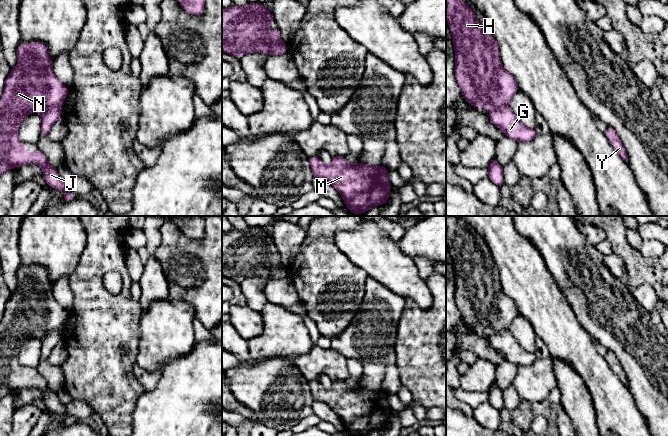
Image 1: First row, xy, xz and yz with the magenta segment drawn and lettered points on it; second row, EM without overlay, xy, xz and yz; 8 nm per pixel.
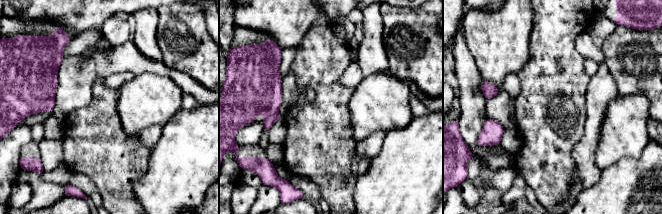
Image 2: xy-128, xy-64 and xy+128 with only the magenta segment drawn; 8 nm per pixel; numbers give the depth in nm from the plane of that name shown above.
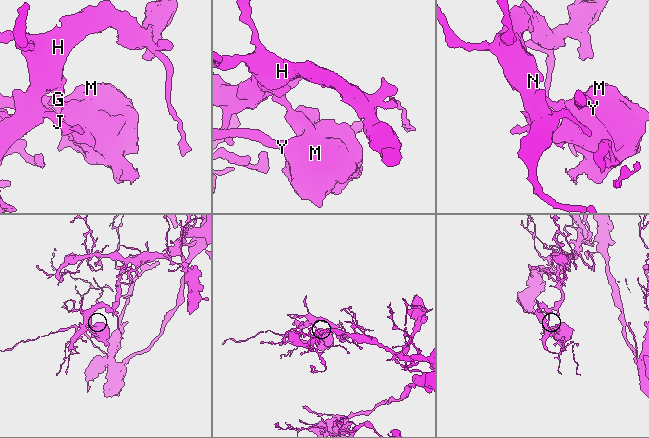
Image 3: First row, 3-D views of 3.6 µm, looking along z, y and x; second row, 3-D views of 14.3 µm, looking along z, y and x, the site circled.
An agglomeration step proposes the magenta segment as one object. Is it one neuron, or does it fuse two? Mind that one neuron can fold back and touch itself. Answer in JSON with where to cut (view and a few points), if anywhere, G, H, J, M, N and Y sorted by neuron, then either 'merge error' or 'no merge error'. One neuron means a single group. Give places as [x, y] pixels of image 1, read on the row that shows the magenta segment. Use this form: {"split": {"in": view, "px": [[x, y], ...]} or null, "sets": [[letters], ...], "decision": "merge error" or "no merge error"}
{"split": {"in": "xy", "px": [[61, 103], [51, 105], [39, 112]]}, "sets": [["G", "M", "Y"], ["H", "J", "N"]], "decision": "merge error"}

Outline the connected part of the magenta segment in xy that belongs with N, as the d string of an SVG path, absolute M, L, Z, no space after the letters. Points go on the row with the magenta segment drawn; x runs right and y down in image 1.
M42 42L20 44L17 48L17 56L18 63L11 69L0 98L0 176L11 168L23 164L35 164L42 168L43 179L50 187L64 192L66 182L49 164L46 156L39 149L34 149L33 153L25 152L23 142L18 138L18 129L29 114L61 105L69 89L53 73L54 61L48 56L47 47Z

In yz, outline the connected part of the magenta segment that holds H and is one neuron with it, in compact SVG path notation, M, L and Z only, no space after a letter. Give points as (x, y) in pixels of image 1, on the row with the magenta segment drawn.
M446 0L446 18L455 50L455 77L465 100L488 110L509 105L519 90L515 78L502 65L499 46L493 35L486 35L474 11L462 0Z

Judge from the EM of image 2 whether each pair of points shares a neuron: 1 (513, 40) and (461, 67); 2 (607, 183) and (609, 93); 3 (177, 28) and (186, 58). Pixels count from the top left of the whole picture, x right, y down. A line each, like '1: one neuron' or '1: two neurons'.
1: two neurons
2: two neurons
3: one neuron

